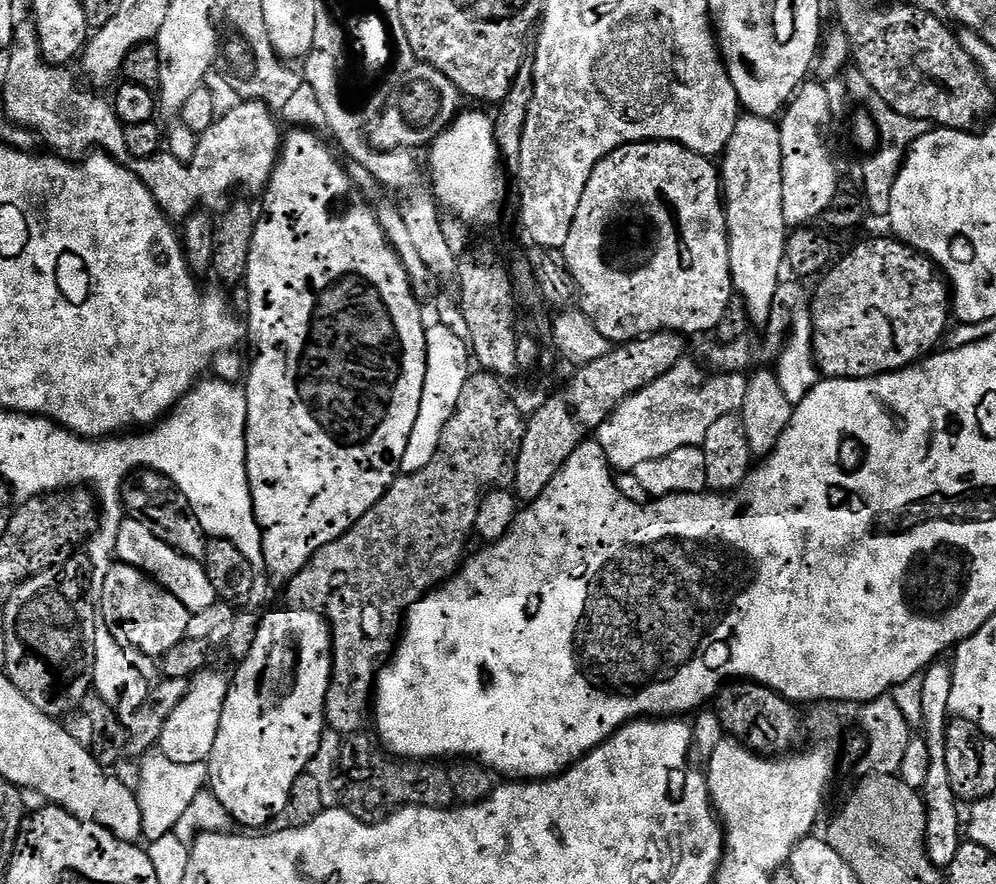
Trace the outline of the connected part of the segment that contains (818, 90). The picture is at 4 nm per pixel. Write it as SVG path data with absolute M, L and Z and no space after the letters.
M801 83L796 89L796 95L788 101L778 120L782 138L782 214L789 226L808 226L819 221L838 194L836 168L832 165L832 152L828 149L828 136L824 133L824 127L832 120L832 100L823 83L808 83Z

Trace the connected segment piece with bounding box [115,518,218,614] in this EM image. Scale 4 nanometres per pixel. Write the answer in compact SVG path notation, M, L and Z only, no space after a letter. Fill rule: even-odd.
M126 518L120 523L115 559L119 563L134 566L157 584L161 584L167 592L174 594L174 598L178 598L178 602L182 602L182 606L186 606L189 614L207 610L218 603L214 582L210 582L208 570L203 563L174 550L165 540L154 535L152 527L142 520Z

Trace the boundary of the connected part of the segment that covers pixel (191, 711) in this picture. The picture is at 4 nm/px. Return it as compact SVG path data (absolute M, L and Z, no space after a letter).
M203 670L197 673L190 687L183 693L180 704L172 711L172 717L165 724L158 745L159 755L181 770L192 770L203 765L214 750L214 740L218 738L222 722L222 710L228 700L229 677L220 672Z

